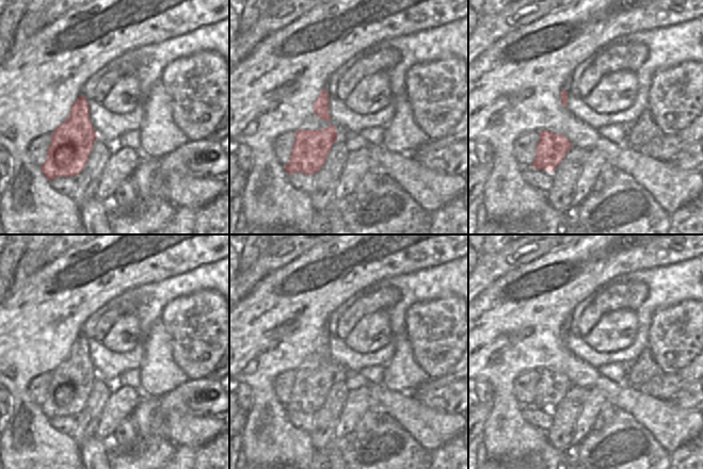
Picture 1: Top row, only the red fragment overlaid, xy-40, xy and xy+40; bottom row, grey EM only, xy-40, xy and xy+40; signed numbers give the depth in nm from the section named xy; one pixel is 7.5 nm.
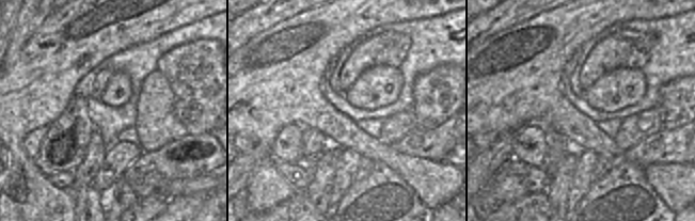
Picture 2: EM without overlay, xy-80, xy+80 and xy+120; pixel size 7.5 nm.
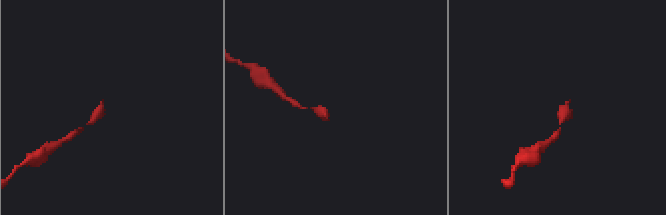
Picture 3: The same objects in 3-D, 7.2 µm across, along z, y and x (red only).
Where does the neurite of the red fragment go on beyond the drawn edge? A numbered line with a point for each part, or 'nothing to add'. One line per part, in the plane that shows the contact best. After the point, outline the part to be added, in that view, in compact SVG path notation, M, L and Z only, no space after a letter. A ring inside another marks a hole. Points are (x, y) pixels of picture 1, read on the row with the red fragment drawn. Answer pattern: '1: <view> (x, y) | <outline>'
1: xy+40 (568, 82) | M570 76L566 80L565 80L565 82L564 82L564 84L563 84L563 91L564 92L568 92L569 91L569 88L570 88L570 86L571 86L571 84L572 84L572 76Z

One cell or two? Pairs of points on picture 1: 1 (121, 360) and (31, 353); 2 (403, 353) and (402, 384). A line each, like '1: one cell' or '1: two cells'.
1: two cells
2: one cell

